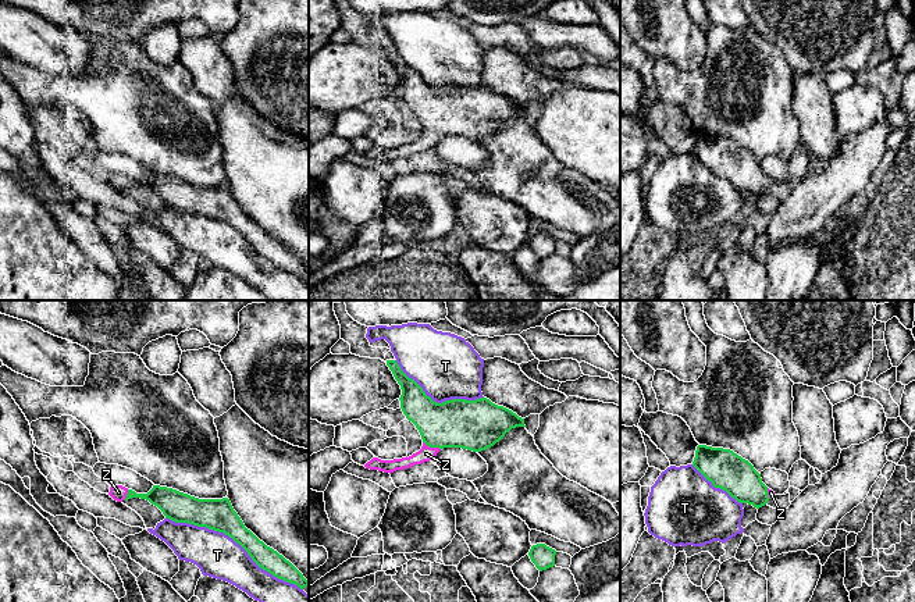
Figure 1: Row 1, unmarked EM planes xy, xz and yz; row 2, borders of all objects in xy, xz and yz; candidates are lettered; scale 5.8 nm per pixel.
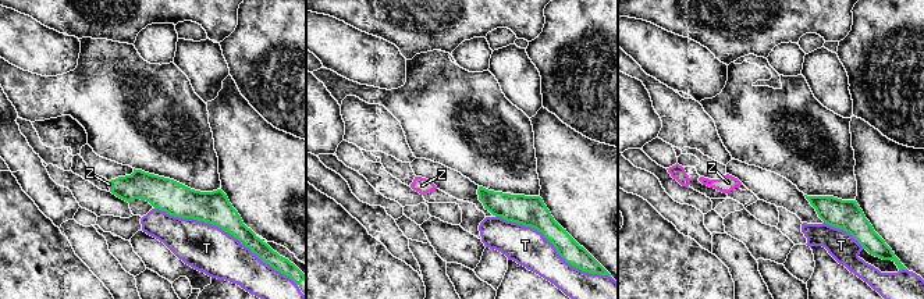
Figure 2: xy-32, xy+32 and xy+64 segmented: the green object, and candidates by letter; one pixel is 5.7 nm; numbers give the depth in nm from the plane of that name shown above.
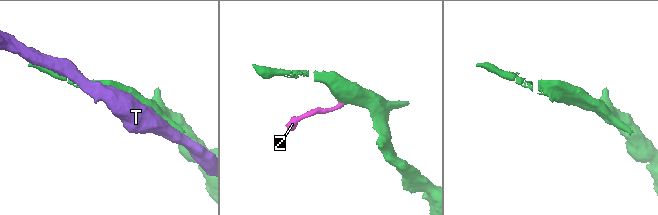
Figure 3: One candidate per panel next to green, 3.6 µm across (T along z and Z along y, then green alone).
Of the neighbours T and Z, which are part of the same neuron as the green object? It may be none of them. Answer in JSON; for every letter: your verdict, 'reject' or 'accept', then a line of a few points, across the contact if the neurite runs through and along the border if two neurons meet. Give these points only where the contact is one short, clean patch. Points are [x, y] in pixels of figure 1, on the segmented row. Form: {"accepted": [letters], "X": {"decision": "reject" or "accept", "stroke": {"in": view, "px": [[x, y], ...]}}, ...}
{"accepted": ["Z"], "T": {"decision": "reject"}, "Z": {"decision": "accept", "stroke": {"in": "xz", "px": [[458, 423], [431, 446], [426, 453]]}}}

